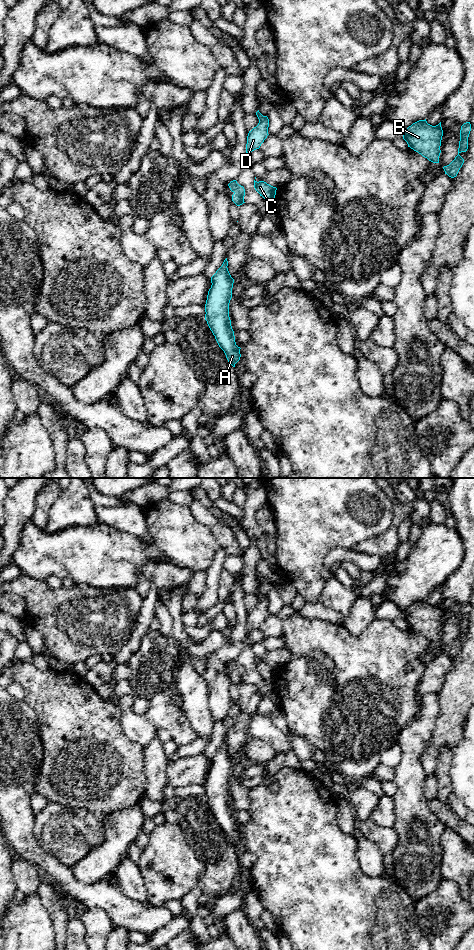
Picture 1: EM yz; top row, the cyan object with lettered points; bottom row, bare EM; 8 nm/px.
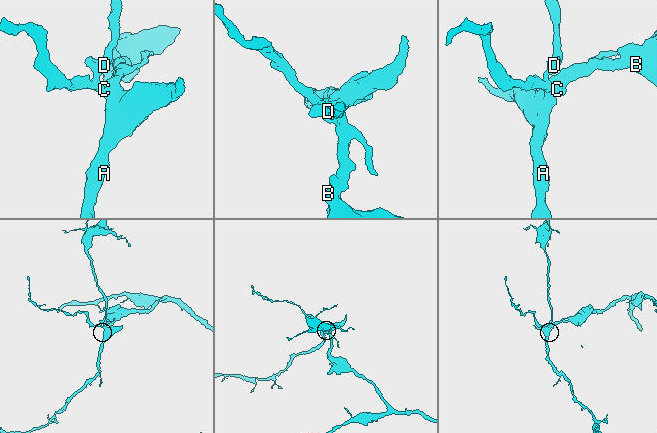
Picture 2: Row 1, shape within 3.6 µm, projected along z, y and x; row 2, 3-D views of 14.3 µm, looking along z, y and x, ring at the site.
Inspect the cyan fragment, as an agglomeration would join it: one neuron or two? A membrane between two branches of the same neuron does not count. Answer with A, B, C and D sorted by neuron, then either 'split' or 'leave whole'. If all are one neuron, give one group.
A B C D | leave whole

